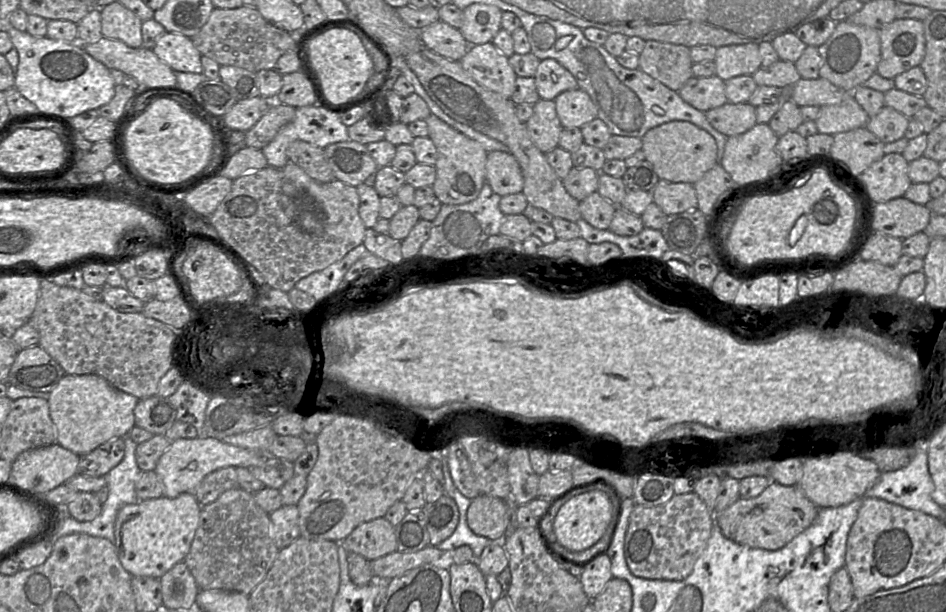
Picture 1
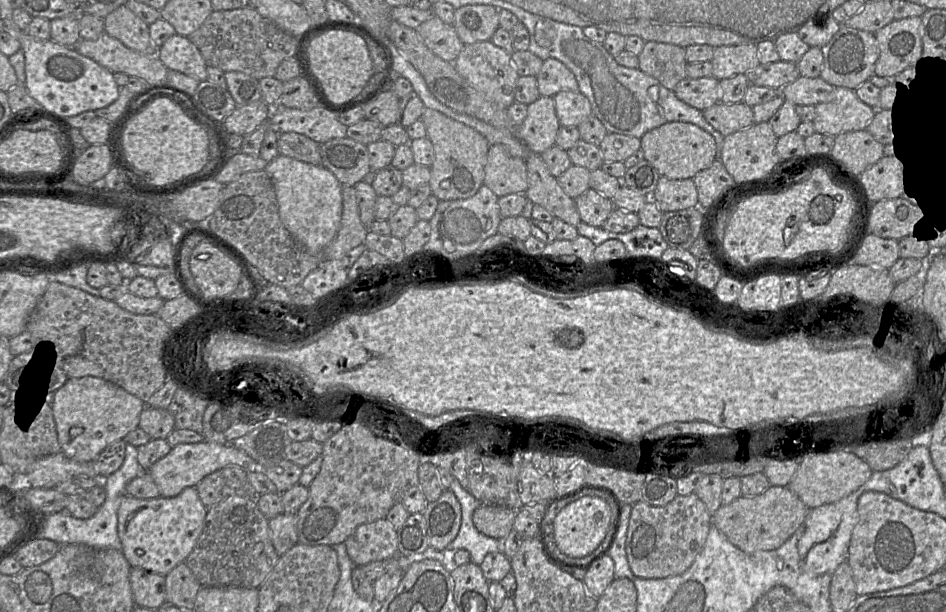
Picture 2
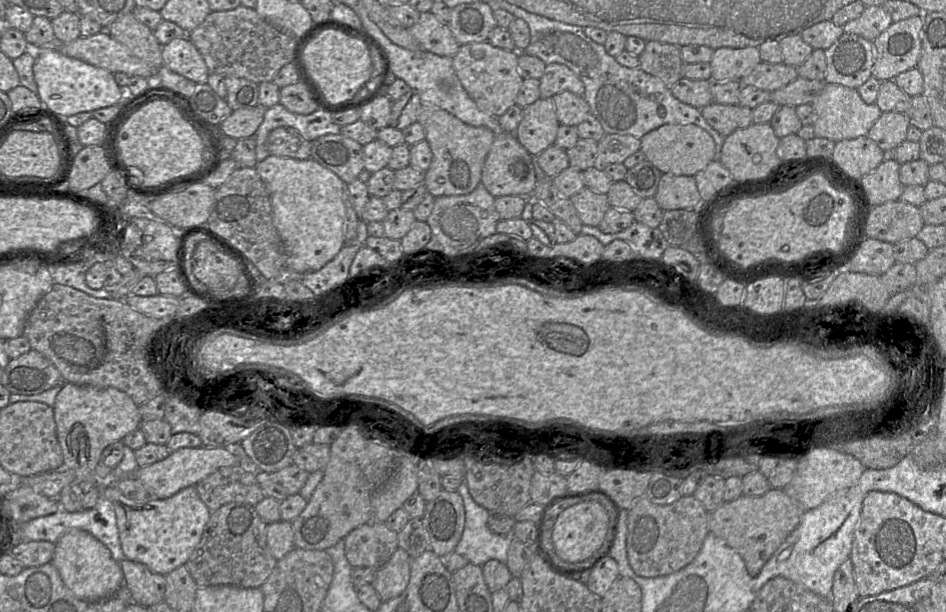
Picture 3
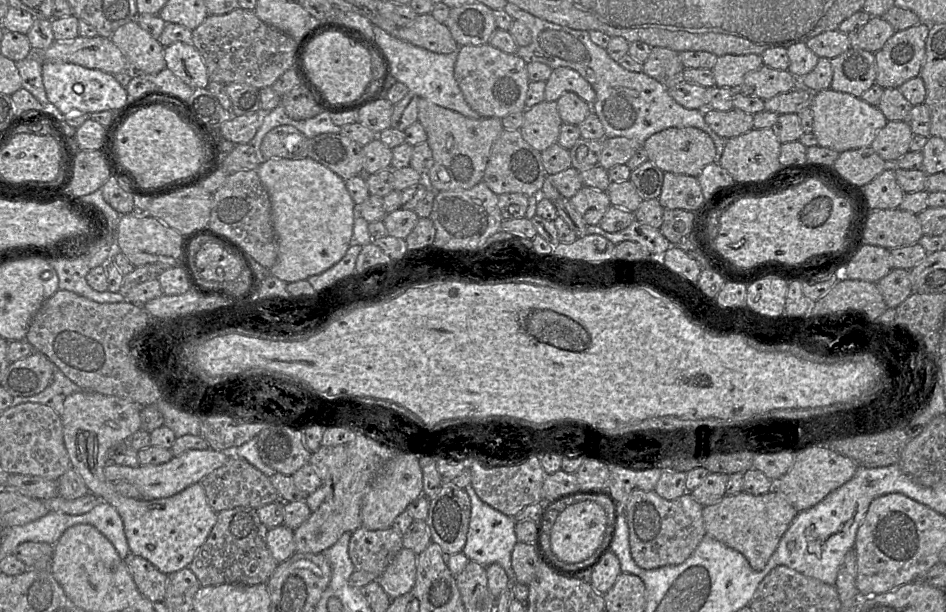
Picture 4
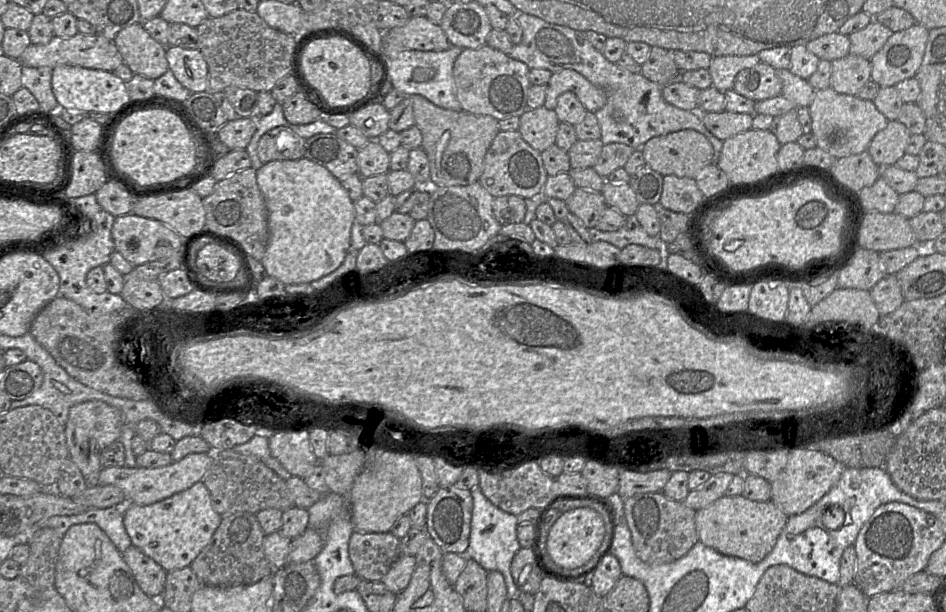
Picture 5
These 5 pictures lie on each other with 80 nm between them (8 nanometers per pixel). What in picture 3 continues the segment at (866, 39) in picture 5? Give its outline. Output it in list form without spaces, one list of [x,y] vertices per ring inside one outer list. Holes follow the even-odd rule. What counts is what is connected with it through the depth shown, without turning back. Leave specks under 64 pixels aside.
[[[882,5],[865,7],[863,13],[843,27],[843,33],[857,34],[874,41],[892,23],[892,19]]]

